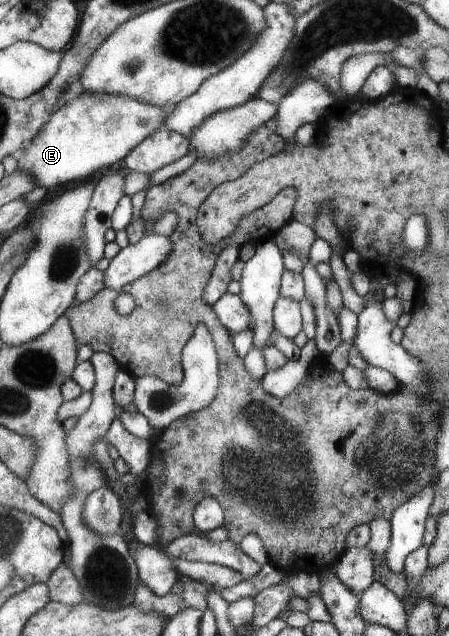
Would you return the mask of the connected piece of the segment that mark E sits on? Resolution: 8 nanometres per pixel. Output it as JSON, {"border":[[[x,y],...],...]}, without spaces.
{"border":[[[75,89],[68,101],[57,107],[56,113],[49,118],[44,129],[37,133],[36,138],[16,153],[18,168],[30,174],[39,188],[51,189],[71,180],[85,181],[87,175],[93,177],[95,171],[111,167],[113,163],[125,159],[144,139],[163,128],[169,112],[169,107],[159,107],[121,94],[93,94]]]}

